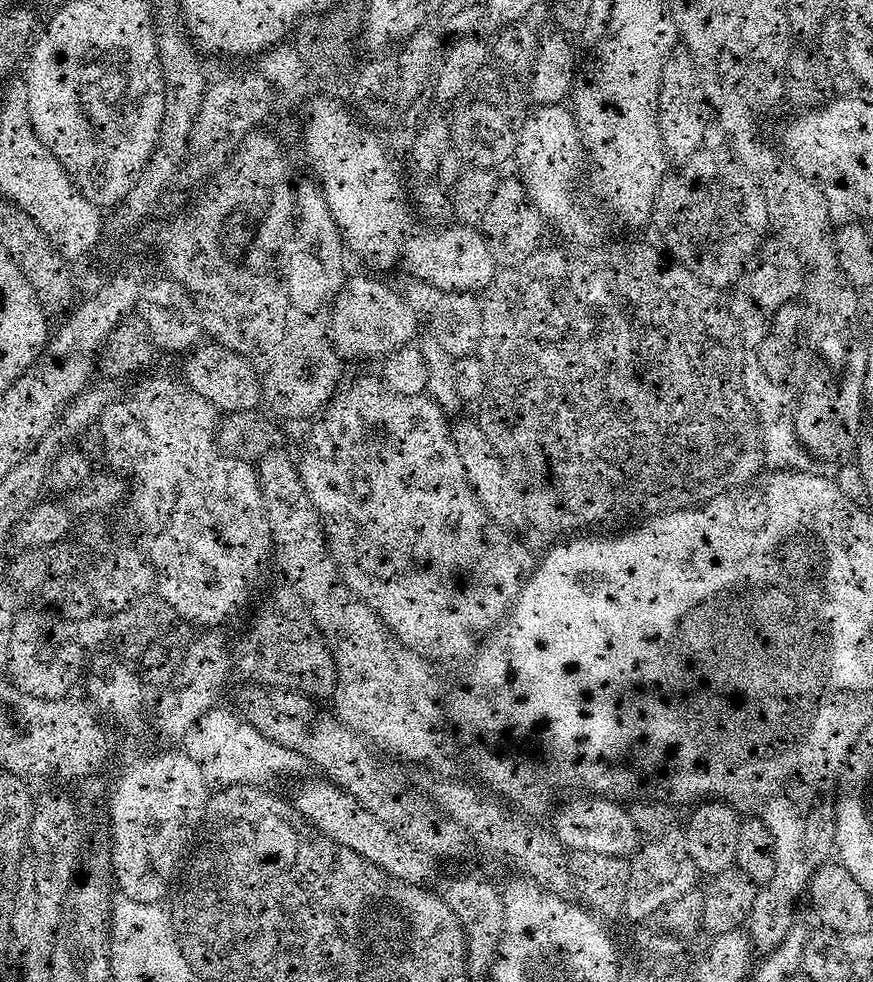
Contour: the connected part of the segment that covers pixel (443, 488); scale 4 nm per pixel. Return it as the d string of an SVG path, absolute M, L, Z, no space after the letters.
M364 376L361 380L354 381L345 392L337 391L319 413L315 421L317 424L313 426L312 433L304 444L304 453L298 456L300 481L302 486L306 486L306 494L310 494L310 502L314 502L314 510L318 510L324 537L328 540L328 552L334 558L336 569L348 589L359 600L366 602L366 606L370 606L370 610L374 610L374 614L378 614L384 625L398 637L402 646L414 650L414 654L437 665L448 664L451 660L464 662L480 647L480 641L489 632L493 632L508 615L508 609L520 593L520 587L532 575L534 556L532 560L531 550L516 537L519 535L498 526L498 522L494 522L494 518L490 518L490 514L482 510L482 502L478 502L466 478L462 458L458 458L458 446L454 446L452 441L450 420L444 409L438 407L427 394L403 396L392 392L384 387L383 379L373 376Z

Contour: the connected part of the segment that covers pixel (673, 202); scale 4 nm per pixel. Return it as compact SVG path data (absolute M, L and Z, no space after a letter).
M705 146L677 168L677 172L669 171L658 186L651 227L660 231L659 243L671 259L685 264L702 282L721 290L731 289L731 284L745 275L748 259L757 255L769 235L766 198L756 179L731 151Z

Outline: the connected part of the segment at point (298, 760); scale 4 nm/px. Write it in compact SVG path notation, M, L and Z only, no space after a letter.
M217 706L202 714L182 741L182 751L198 762L202 778L206 778L213 789L235 784L268 786L279 776L296 776L306 768L303 756L286 746L278 746L278 742L270 742L270 738L266 738L266 734L262 734L262 730L255 728L239 711L232 709L231 712L224 707Z

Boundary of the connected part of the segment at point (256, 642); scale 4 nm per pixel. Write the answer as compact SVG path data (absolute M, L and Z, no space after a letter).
M281 586L272 596L272 603L260 609L246 632L232 648L235 671L263 687L284 688L313 698L331 697L336 685L334 658L324 635L314 626L310 610L296 591Z

